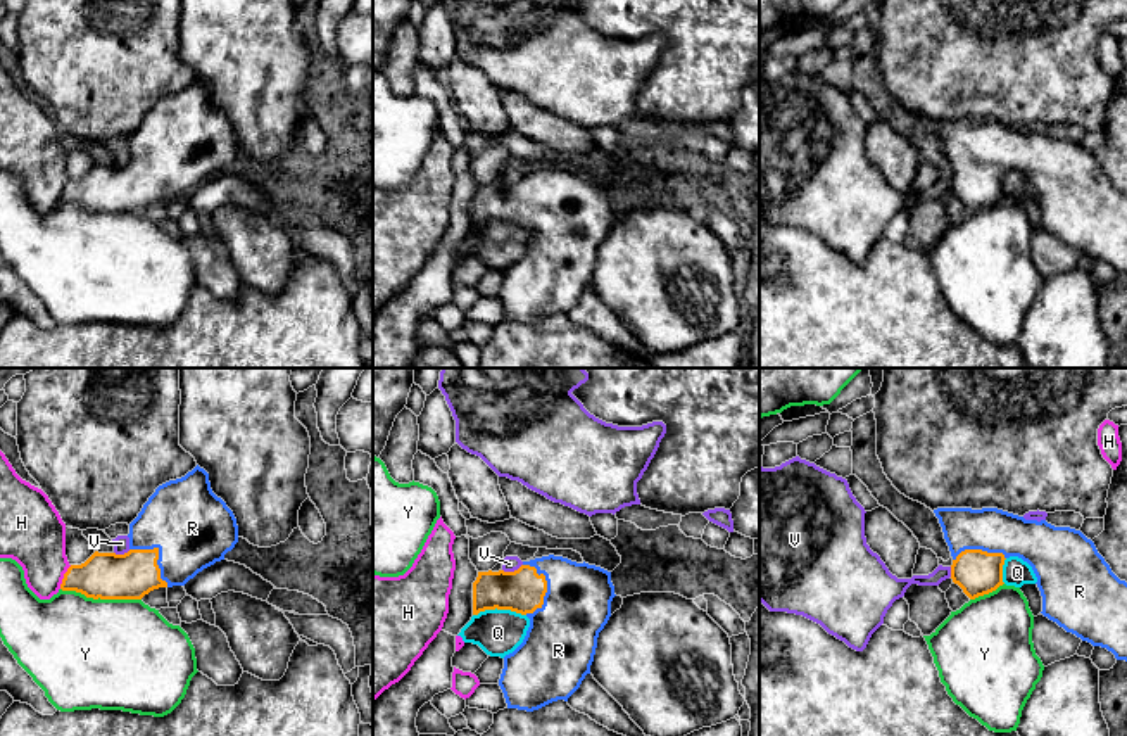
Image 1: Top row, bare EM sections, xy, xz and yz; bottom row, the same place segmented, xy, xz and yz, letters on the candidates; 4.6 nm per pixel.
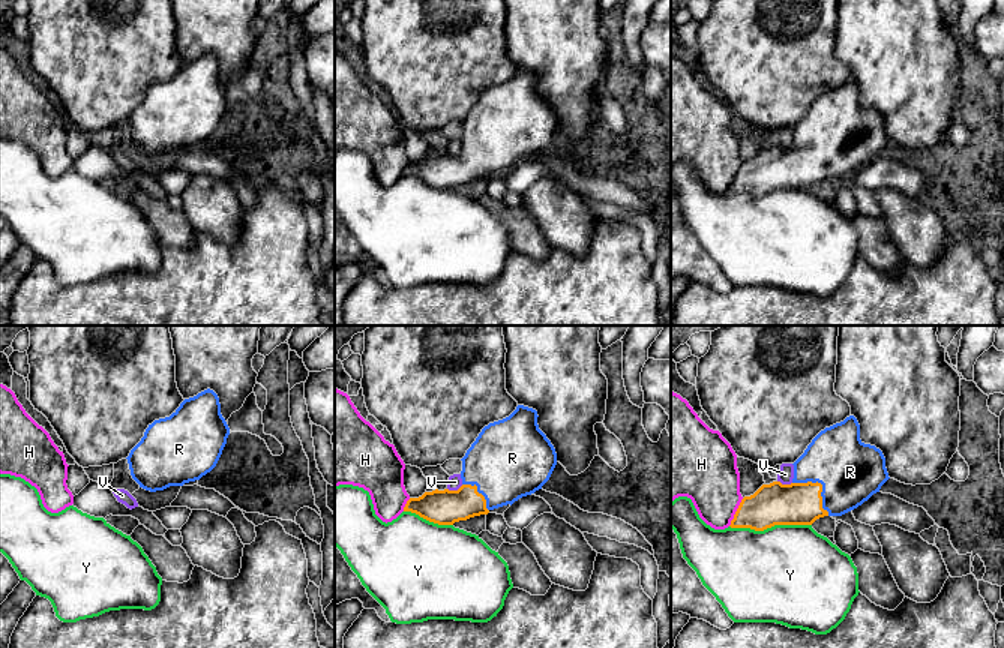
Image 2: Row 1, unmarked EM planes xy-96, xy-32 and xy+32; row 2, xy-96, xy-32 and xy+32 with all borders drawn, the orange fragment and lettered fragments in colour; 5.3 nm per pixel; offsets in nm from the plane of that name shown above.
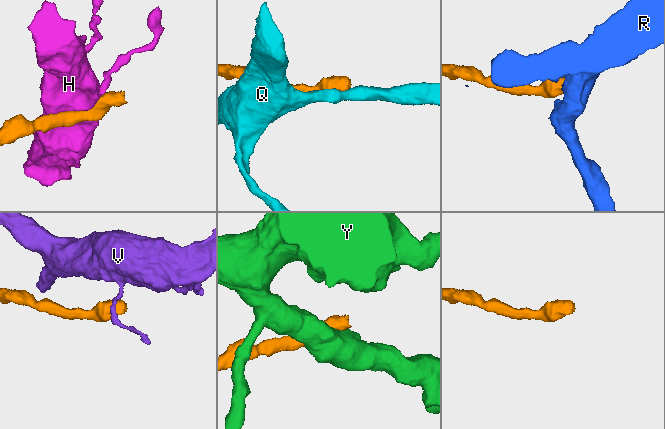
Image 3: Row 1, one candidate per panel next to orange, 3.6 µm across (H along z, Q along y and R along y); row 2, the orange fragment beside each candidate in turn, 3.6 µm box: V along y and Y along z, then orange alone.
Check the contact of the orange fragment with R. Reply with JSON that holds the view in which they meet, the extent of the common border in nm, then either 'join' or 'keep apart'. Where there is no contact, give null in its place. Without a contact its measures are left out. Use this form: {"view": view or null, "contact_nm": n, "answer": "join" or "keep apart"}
{"view": "xz", "contact_nm": 240, "answer": "join"}

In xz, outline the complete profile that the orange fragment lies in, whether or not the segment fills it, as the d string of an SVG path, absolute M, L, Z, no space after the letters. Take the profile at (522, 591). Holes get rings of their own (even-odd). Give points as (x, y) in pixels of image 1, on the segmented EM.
M554 555L523 562L514 572L478 572L473 615L497 608L530 619L523 643L504 657L499 686L507 708L533 712L557 700L568 701L590 674L597 638L611 617L614 596L611 572Z

